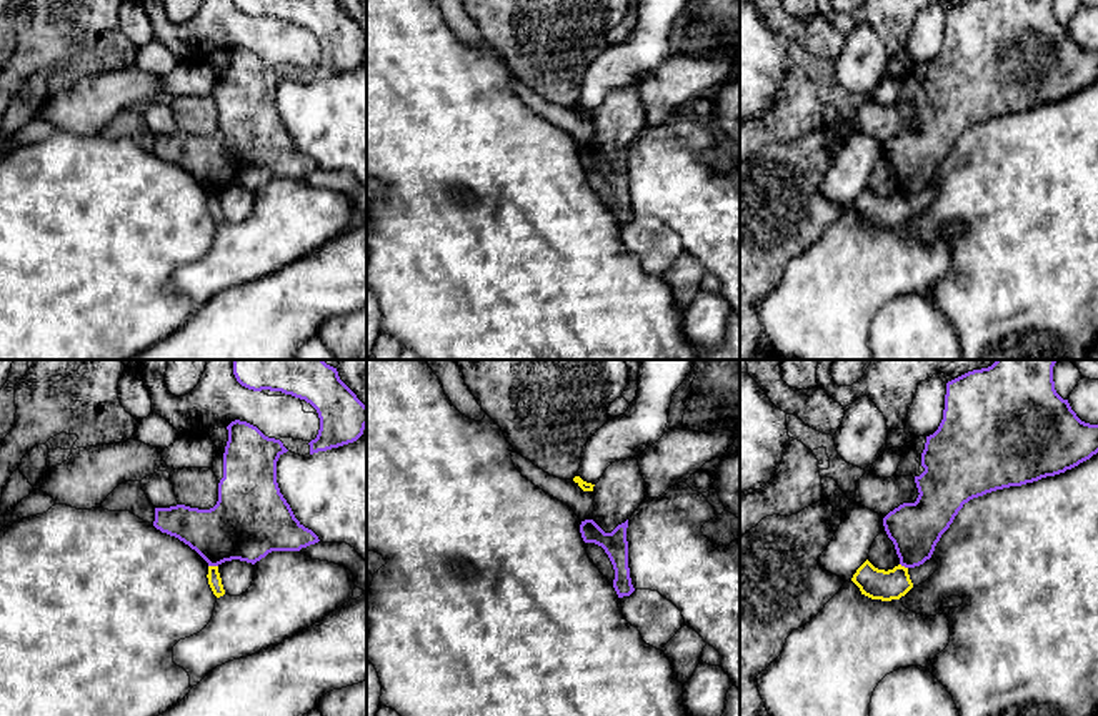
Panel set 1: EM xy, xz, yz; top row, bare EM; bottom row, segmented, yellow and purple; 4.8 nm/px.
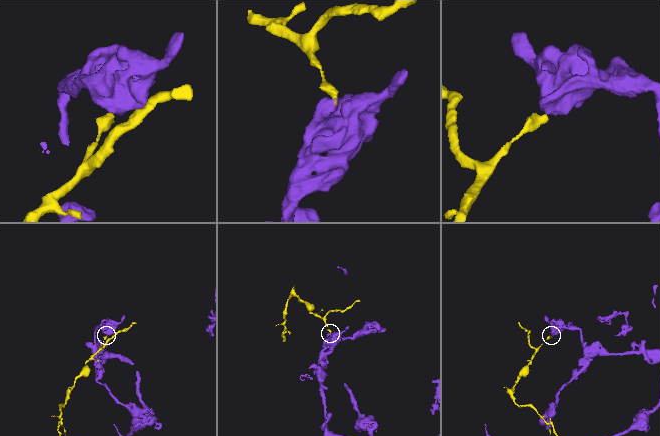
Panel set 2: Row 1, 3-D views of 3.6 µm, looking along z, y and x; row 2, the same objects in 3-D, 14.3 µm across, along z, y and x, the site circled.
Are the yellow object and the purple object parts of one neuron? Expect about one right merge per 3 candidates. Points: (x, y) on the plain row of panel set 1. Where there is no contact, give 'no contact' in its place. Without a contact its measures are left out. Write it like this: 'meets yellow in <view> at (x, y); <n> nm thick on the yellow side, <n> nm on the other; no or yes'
meets yellow in xy at (214, 193); 60 nm thick on the yellow side, 340 nm on the other; no

